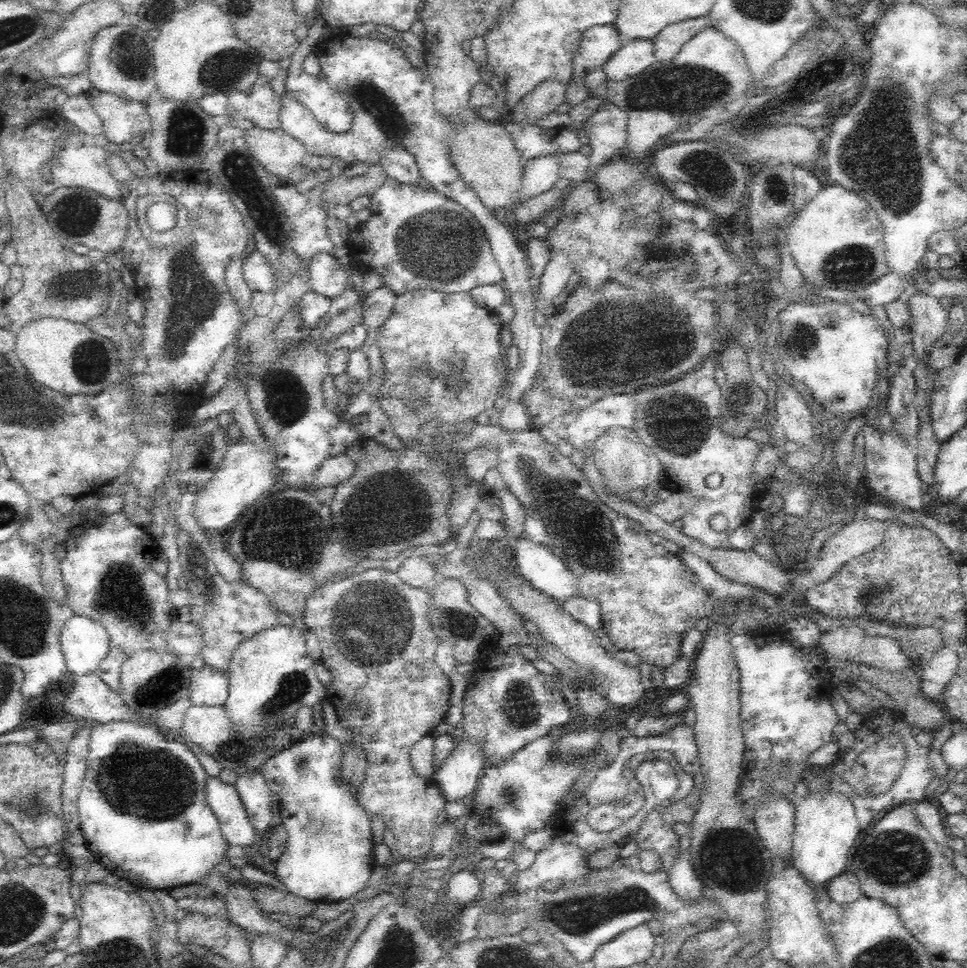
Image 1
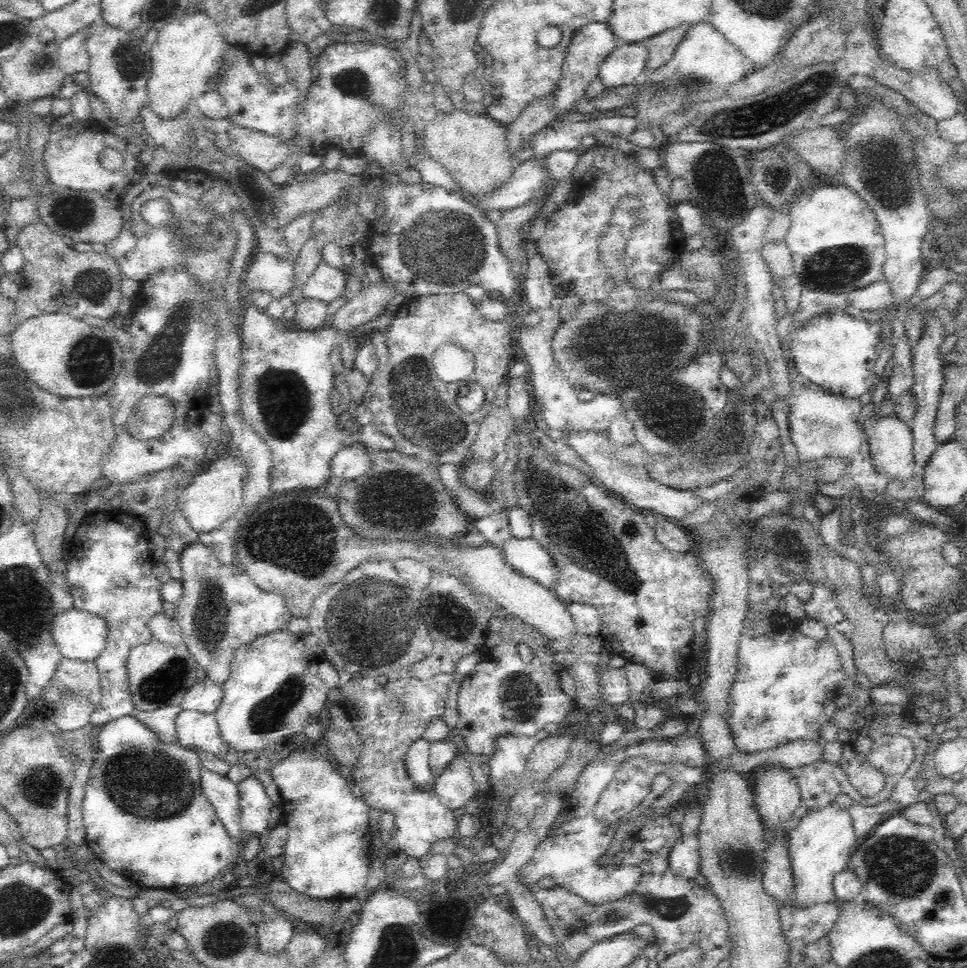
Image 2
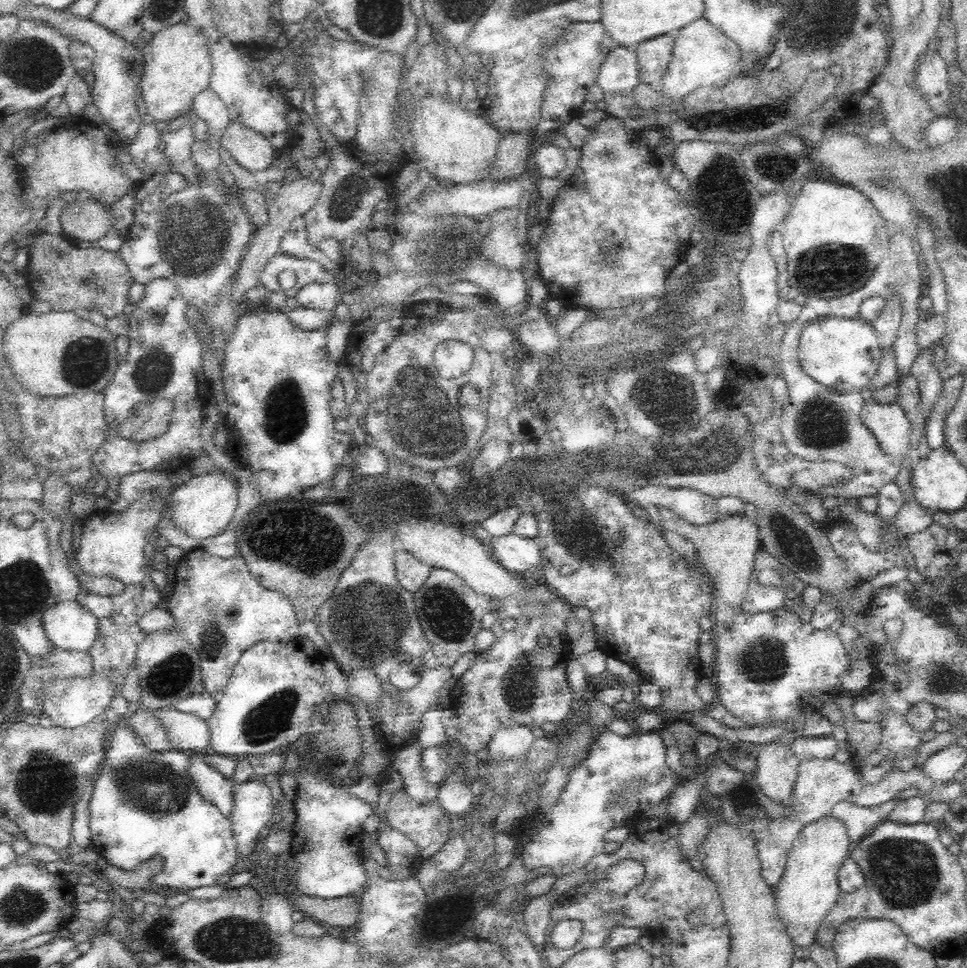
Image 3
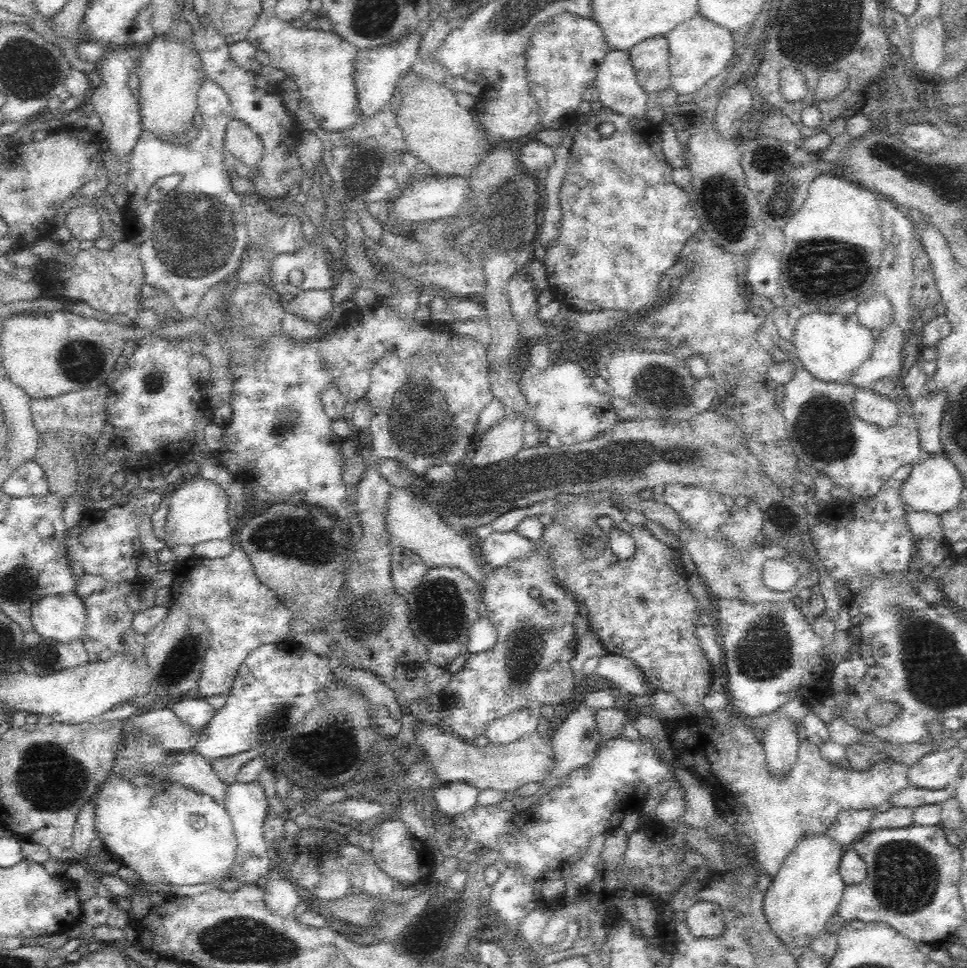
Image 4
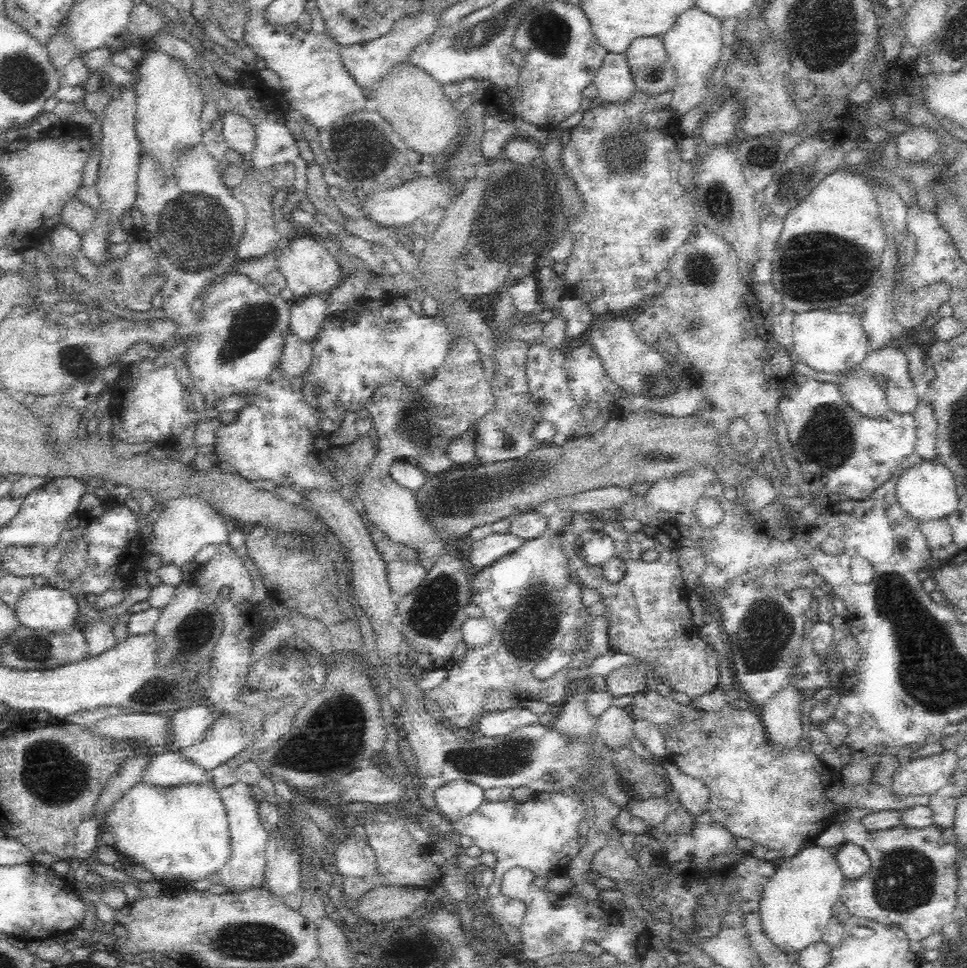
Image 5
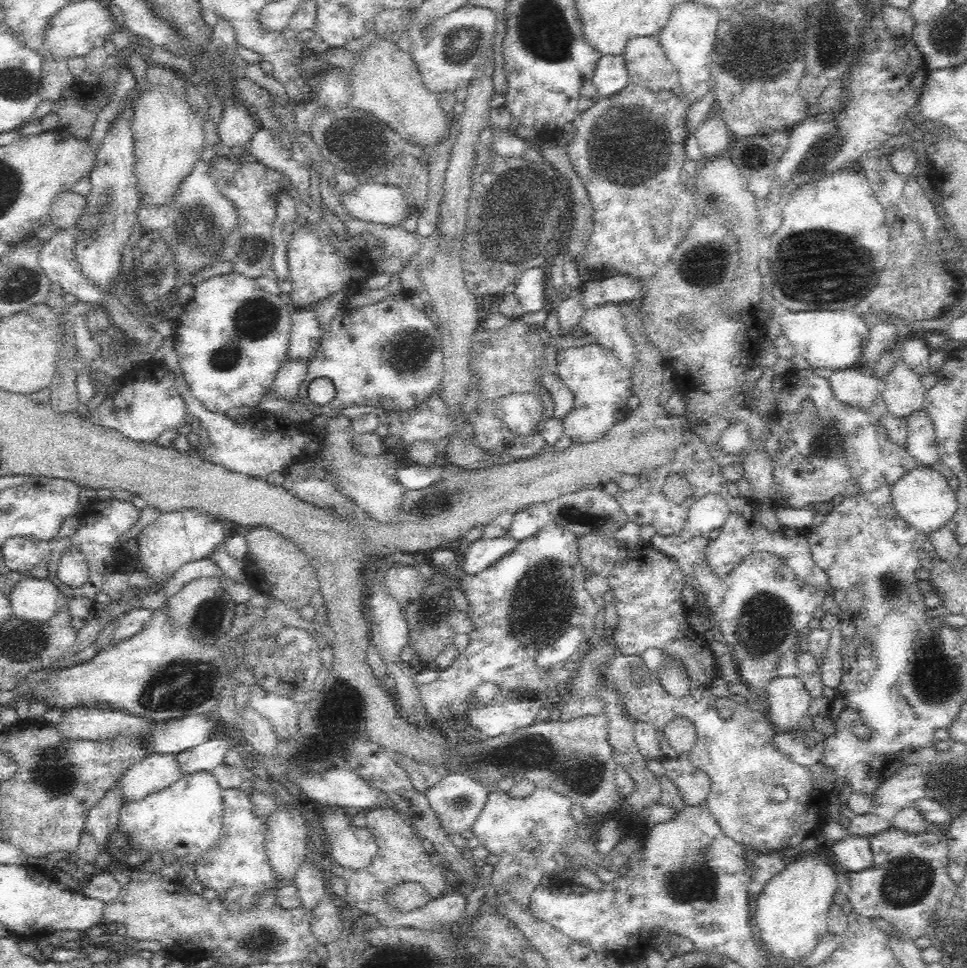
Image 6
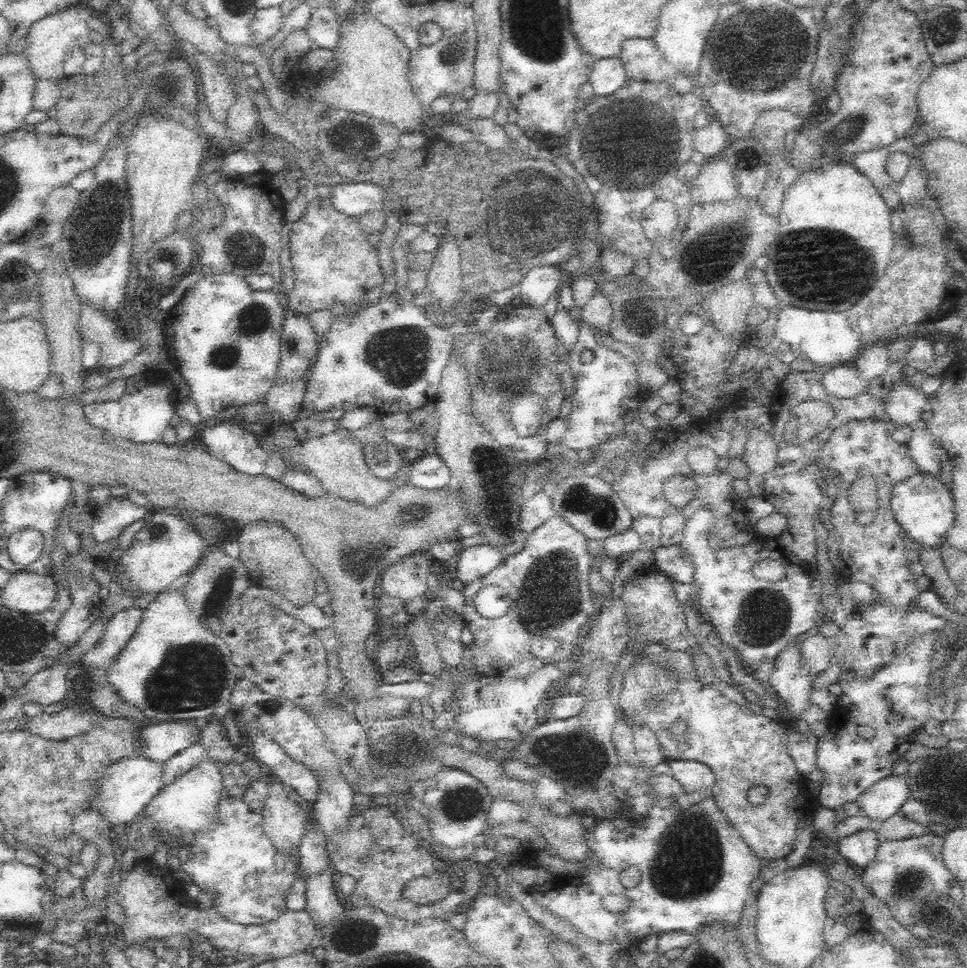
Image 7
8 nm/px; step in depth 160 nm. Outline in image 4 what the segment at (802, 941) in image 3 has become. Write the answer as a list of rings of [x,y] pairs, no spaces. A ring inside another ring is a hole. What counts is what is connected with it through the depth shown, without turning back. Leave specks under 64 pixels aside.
[[[826,833],[803,839],[773,876],[763,902],[763,911],[774,935],[790,947],[808,947],[825,931],[847,885],[839,871],[844,847]]]

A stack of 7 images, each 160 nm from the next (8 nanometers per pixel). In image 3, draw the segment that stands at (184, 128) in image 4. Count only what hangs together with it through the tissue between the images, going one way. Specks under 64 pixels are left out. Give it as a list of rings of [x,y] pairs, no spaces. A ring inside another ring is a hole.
[[[179,22],[152,34],[152,40],[142,46],[144,74],[140,78],[142,100],[146,103],[147,117],[162,126],[178,117],[192,115],[193,98],[206,90],[212,74],[208,39],[204,33],[188,23]]]

